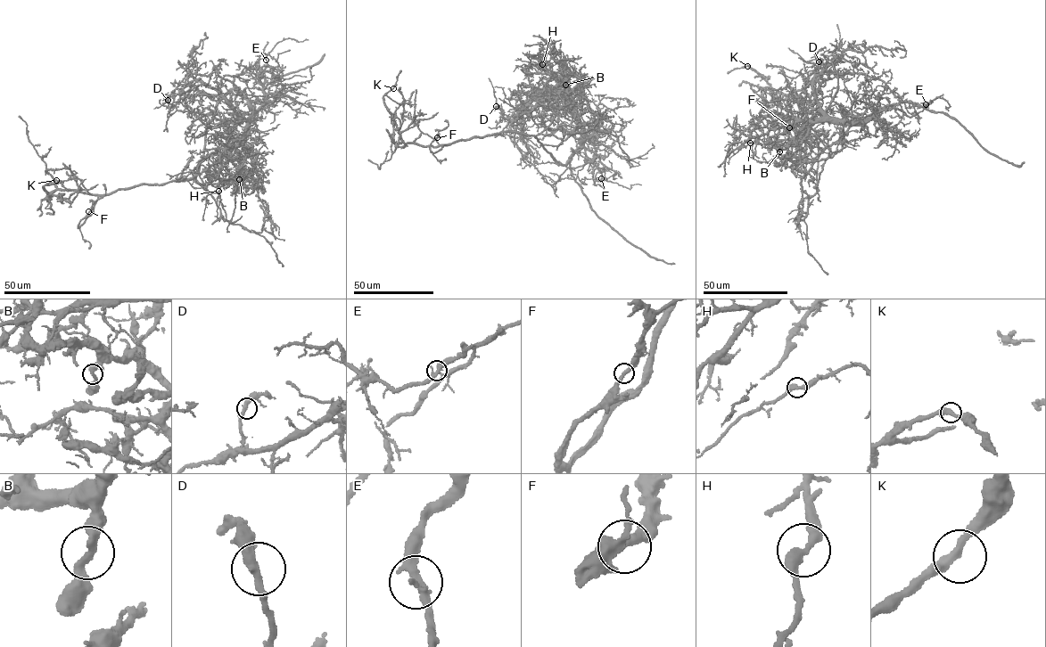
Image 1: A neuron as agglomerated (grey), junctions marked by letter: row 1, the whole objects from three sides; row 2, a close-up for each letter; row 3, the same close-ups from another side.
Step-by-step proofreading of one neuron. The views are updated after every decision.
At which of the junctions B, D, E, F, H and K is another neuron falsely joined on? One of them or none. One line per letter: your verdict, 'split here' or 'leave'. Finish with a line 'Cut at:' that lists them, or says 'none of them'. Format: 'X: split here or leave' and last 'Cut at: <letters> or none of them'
B: leave
D: leave
E: leave
F: leave
H: leave
K: leave
Cut at: none of them

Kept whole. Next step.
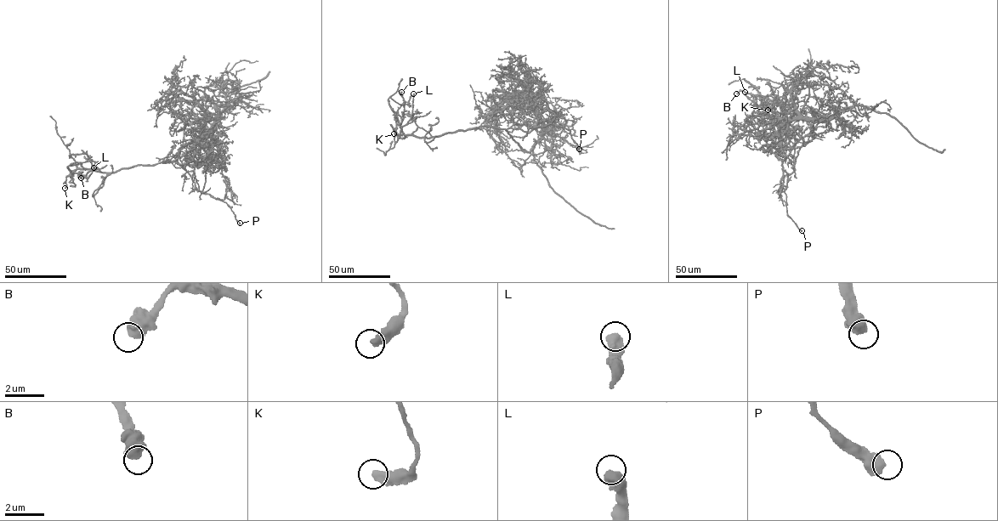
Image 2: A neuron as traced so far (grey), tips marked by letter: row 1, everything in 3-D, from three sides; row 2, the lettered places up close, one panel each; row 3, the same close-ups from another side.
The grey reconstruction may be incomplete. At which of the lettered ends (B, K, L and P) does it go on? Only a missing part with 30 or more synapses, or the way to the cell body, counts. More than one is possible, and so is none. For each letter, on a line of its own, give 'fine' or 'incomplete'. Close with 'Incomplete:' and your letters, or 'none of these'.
B: fine
K: fine
L: fine
P: fine
Incomplete: none of these

